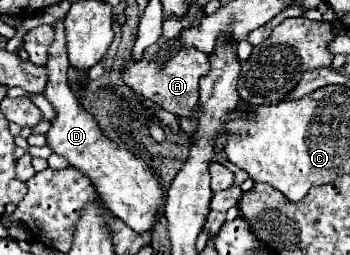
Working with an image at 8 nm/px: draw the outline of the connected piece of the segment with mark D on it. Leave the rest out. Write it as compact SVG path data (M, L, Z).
M56 21L54 25L54 43L48 47L48 83L46 83L46 97L54 105L58 117L52 121L50 131L46 133L48 145L54 153L68 159L68 163L76 169L80 169L84 175L90 177L92 185L96 187L98 195L102 197L104 205L122 219L130 229L134 229L138 235L152 233L154 225L160 217L160 205L162 201L162 179L160 175L140 157L136 157L132 151L126 151L118 143L106 139L96 125L94 117L84 111L84 107L78 105L78 99L68 87L66 71L68 71L68 53L66 53L66 29L64 21Z

